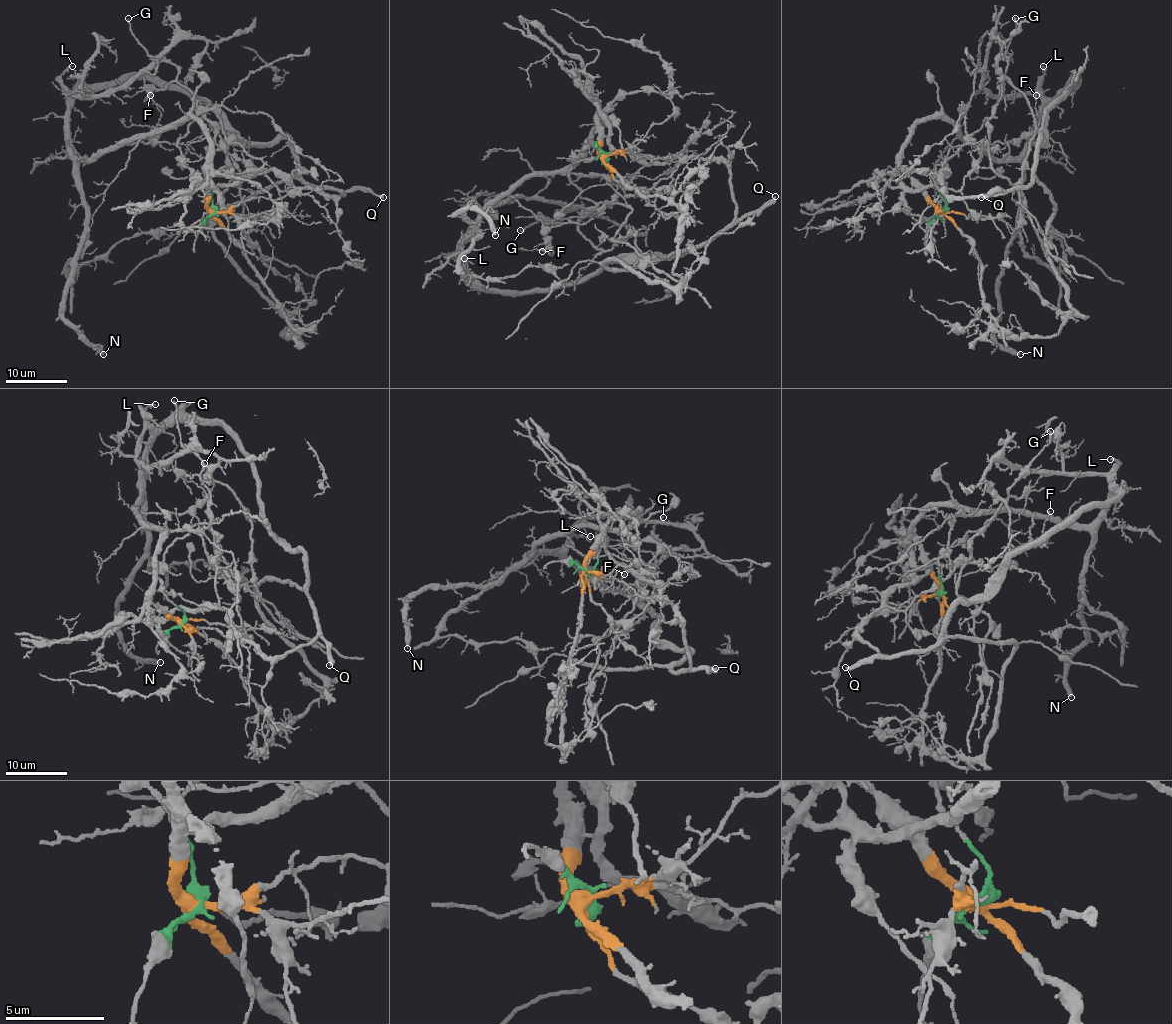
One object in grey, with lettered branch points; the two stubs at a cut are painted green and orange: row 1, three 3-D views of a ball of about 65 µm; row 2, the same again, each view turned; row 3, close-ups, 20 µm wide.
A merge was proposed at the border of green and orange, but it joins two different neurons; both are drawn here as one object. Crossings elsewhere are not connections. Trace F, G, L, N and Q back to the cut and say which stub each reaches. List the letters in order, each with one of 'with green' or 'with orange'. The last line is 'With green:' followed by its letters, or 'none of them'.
F: with orange
G: with green
L: with orange
N: with orange
Q: with orange
With green: G

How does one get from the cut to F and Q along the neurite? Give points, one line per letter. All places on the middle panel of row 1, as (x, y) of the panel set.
F: (605, 158), (600, 116), (574, 161), (528, 176), (511, 193), (540, 221), (552, 255), (541, 250)
Q: (605, 158), (633, 153), (650, 159), (721, 159), (730, 175), (730, 193), (738, 218), (761, 210), (775, 196)

